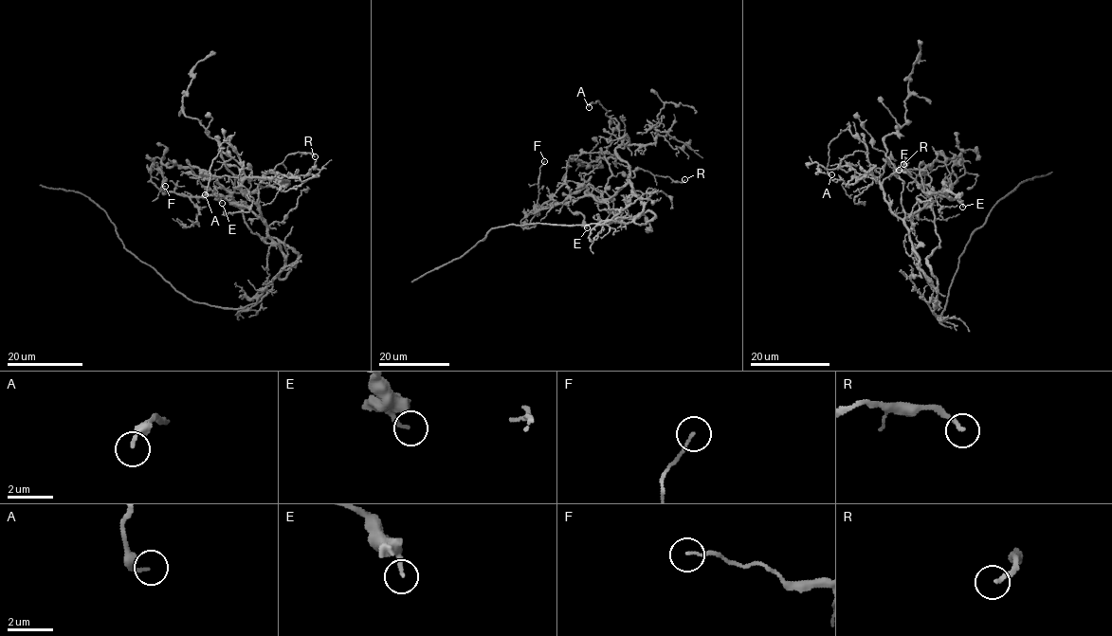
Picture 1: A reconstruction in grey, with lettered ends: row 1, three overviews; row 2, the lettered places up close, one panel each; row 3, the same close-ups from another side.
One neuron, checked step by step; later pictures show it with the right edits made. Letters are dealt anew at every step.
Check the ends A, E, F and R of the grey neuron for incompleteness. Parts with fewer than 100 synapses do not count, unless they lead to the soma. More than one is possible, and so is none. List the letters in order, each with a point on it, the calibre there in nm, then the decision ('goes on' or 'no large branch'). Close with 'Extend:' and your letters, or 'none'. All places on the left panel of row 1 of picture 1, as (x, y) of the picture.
A: place (205, 194); calibre 190 nm; no large branch
E: place (222, 203); calibre 170 nm; no large branch
F: place (165, 186); calibre 110 nm; no large branch
R: place (315, 156); calibre 160 nm; no large branch
Extend: none

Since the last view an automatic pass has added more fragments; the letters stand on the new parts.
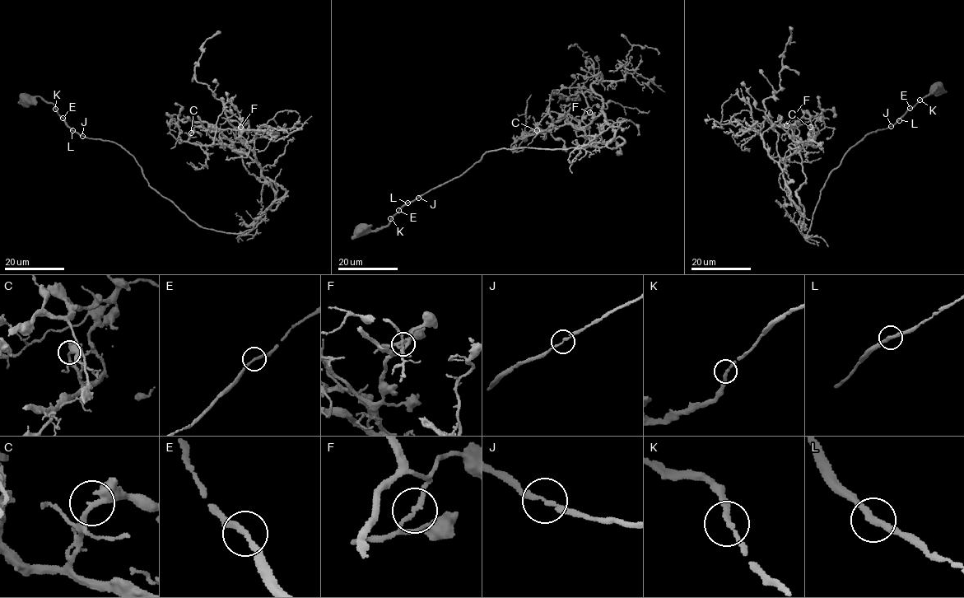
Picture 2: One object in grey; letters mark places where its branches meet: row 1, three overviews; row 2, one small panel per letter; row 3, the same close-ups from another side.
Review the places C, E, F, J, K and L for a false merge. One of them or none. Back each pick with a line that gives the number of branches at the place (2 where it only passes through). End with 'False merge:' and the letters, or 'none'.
False merge: none

